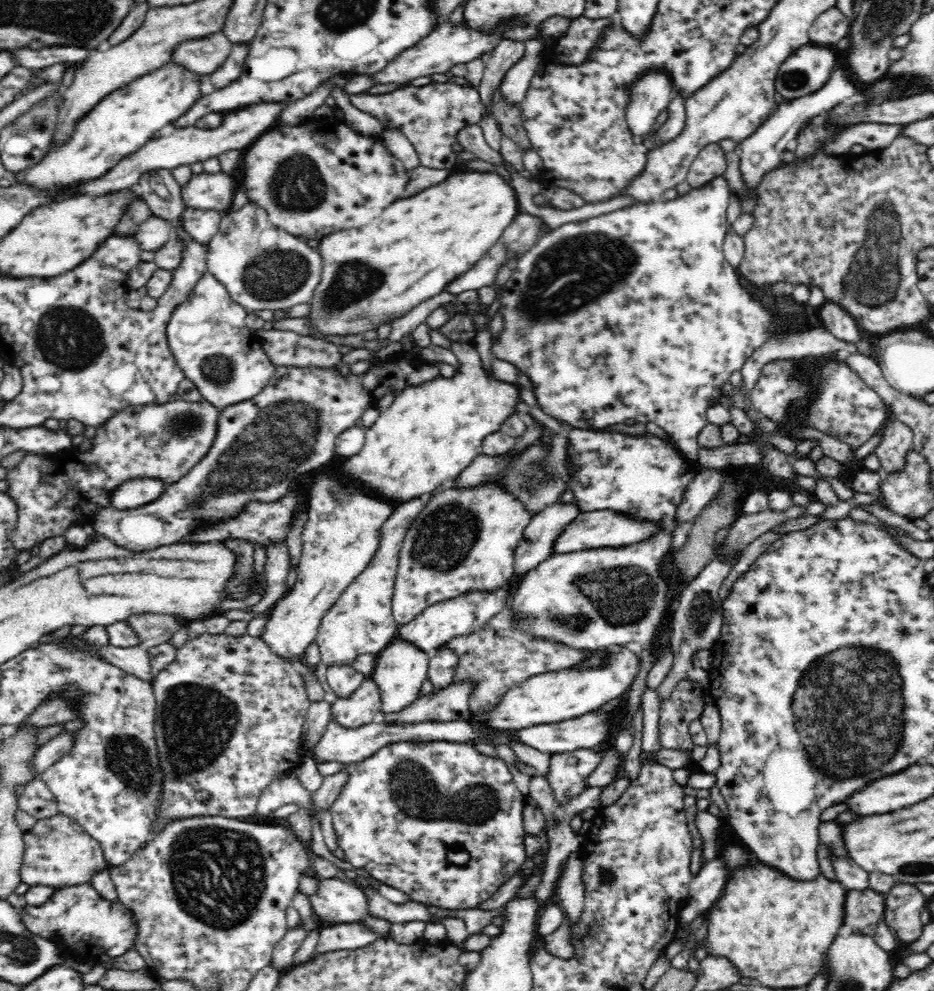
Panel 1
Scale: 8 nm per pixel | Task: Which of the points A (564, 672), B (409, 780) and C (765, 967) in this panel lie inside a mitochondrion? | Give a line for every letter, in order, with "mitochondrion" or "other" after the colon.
A: other
B: mitochondrion
C: other

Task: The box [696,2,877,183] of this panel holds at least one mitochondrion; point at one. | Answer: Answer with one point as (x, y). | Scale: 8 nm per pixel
(793, 80)

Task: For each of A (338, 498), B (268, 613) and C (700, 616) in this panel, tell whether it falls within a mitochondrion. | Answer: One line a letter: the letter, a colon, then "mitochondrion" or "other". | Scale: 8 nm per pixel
A: mitochondrion
B: other
C: mitochondrion

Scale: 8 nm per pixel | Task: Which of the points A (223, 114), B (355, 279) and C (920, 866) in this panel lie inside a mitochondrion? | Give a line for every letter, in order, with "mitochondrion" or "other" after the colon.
A: other
B: mitochondrion
C: mitochondrion

